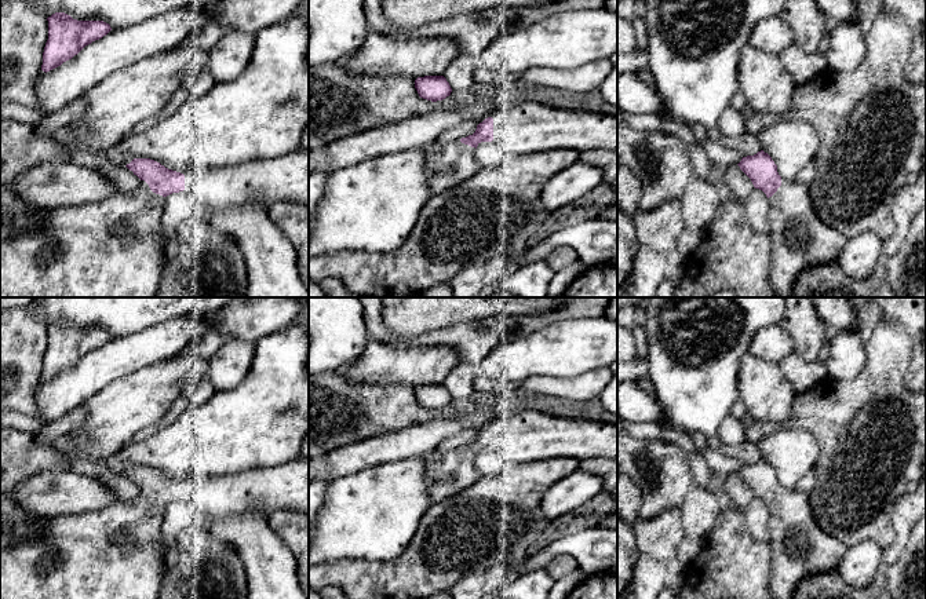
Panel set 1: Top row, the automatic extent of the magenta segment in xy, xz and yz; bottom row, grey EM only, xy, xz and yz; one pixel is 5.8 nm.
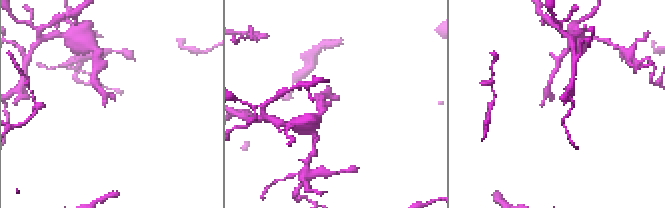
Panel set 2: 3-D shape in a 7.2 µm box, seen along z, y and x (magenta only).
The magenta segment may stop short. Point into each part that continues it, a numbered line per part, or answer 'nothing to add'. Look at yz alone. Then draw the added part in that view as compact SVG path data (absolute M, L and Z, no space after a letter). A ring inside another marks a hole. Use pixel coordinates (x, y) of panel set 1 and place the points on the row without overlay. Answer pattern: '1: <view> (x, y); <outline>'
1: yz (799, 548); M781 486L781 494L769 505L769 532L772 547L770 593L773 599L792 599L796 587L812 574L838 569L846 547L824 533L813 518L809 493L792 492Z

